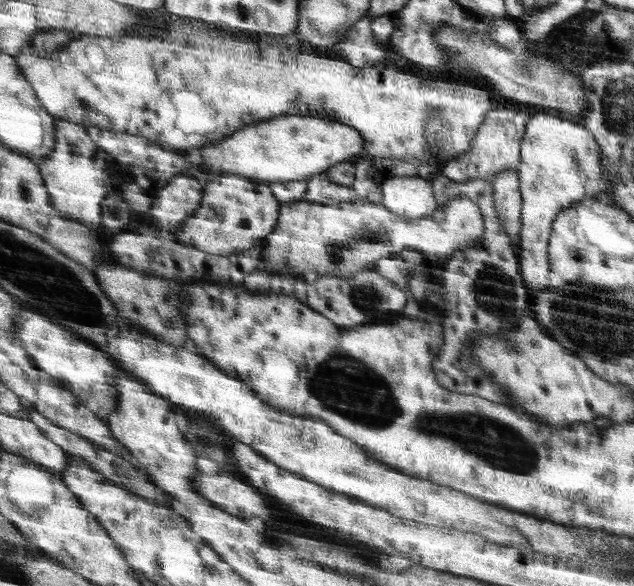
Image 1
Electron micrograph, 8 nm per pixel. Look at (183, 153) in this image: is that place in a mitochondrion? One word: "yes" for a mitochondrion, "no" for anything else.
no

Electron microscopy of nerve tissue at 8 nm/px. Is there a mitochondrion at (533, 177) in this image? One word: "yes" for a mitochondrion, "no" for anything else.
no

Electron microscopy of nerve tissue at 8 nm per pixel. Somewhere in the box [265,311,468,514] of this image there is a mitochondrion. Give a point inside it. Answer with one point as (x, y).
(346, 384)

